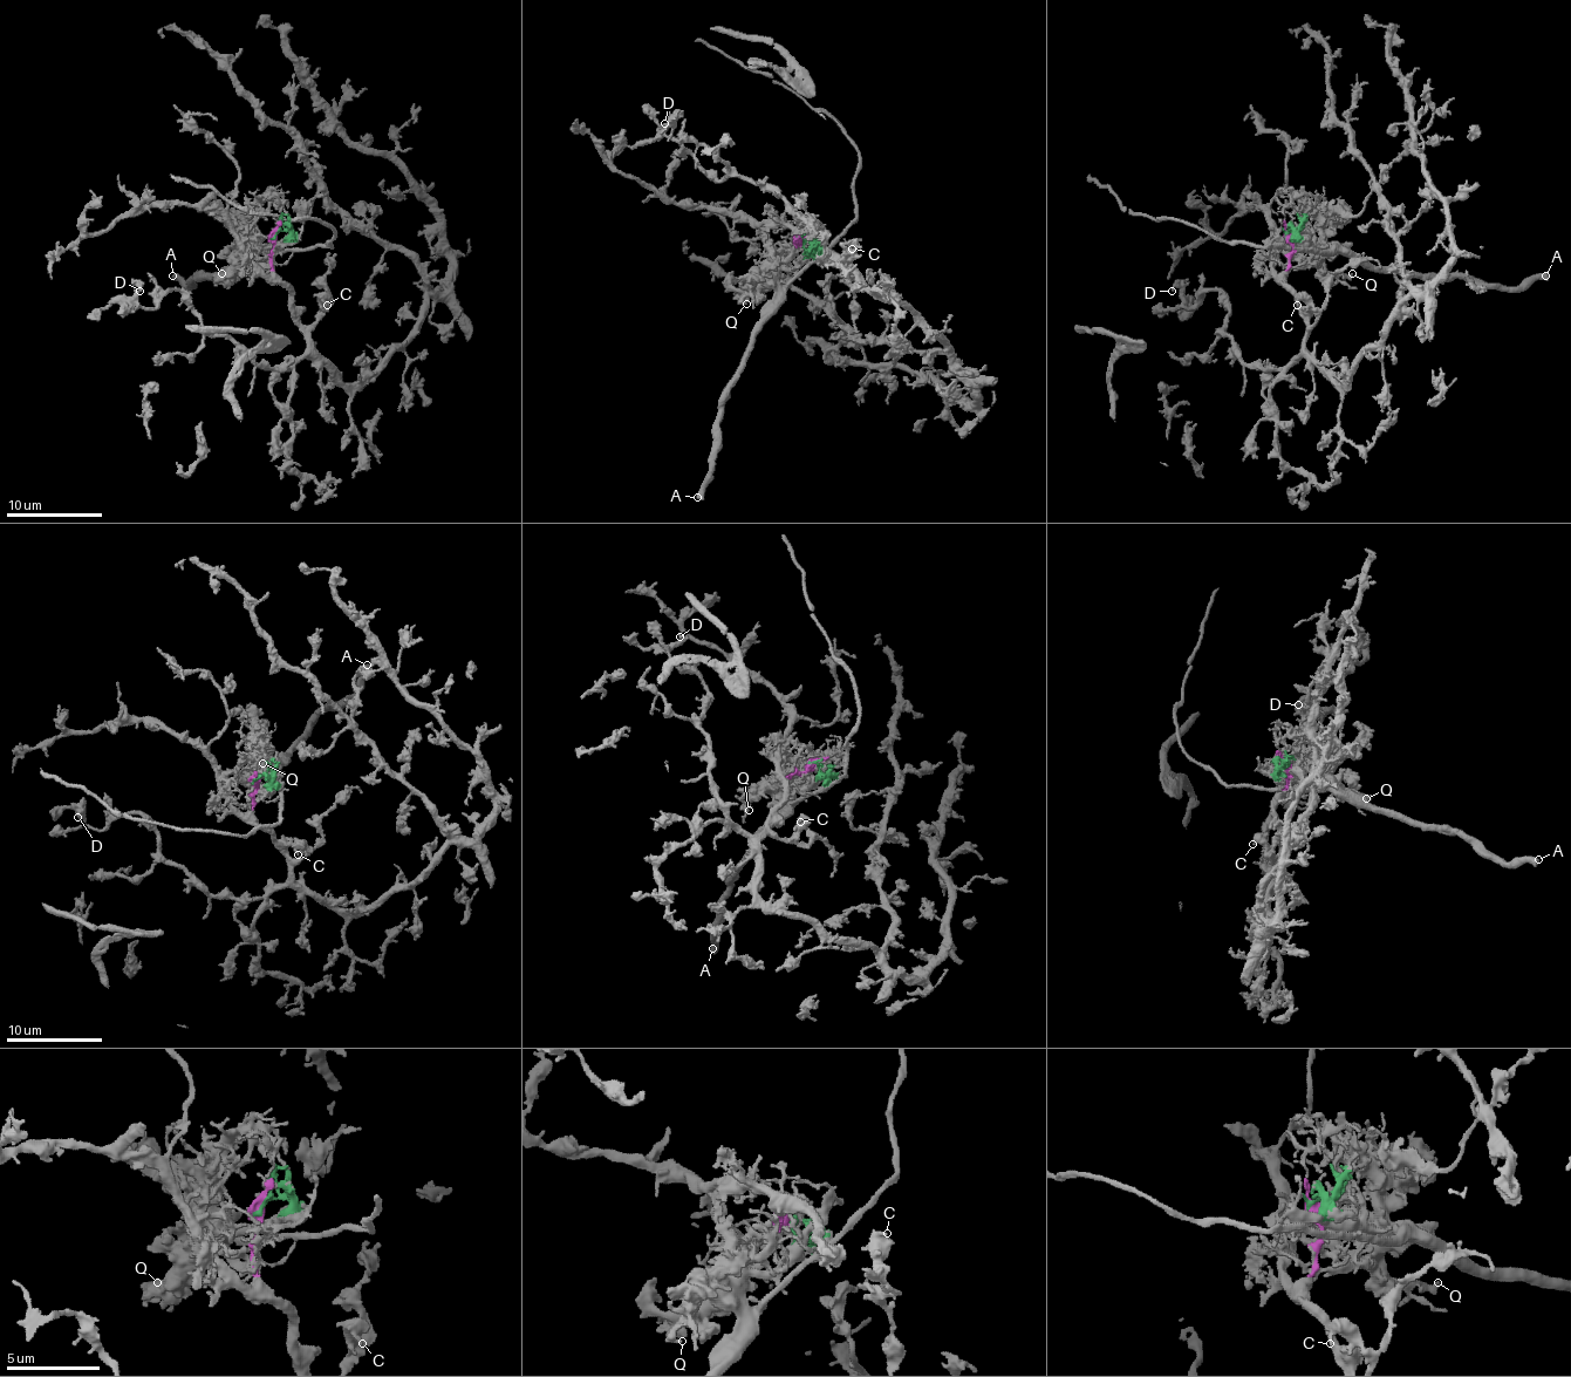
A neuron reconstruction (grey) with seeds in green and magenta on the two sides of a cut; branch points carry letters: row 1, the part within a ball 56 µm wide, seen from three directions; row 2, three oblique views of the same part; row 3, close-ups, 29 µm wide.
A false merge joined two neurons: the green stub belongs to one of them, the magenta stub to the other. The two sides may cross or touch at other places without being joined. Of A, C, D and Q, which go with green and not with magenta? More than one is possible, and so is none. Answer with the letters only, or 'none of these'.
A, Q

